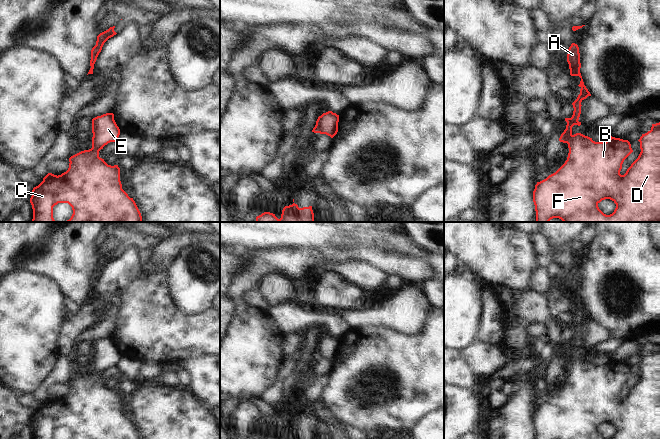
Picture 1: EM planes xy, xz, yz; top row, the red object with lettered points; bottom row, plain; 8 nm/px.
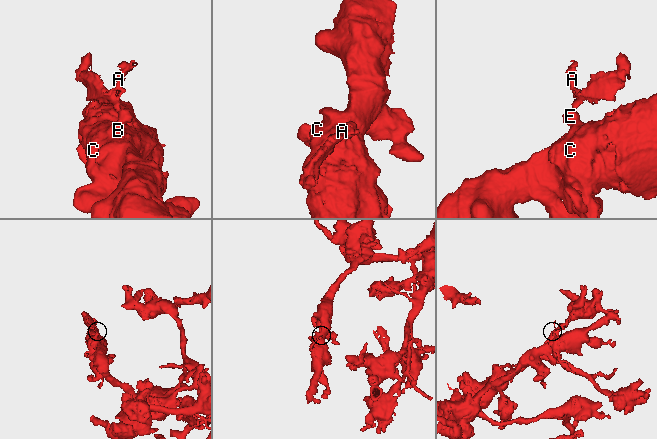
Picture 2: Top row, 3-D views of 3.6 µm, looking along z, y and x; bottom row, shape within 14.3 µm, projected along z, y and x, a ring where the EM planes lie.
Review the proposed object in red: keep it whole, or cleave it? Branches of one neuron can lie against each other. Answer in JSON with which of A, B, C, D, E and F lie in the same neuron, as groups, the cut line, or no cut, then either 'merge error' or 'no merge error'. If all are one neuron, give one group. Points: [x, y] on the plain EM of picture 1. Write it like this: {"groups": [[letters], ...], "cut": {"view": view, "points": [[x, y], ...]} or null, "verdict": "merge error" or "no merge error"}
{"groups": [["A"], ["B", "C", "D", "E", "F"]], "cut": {"view": "yz", "points": [[569, 342], [577, 344]]}, "verdict": "merge error"}

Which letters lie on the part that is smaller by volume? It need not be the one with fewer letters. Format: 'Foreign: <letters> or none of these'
Foreign: A

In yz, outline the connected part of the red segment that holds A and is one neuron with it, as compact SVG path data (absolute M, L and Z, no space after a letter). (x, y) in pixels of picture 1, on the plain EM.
M572 267L571 270L568 273L568 278L567 278L567 286L569 288L569 293L570 293L570 299L571 300L579 300L581 302L580 308L578 309L580 313L580 318L578 319L577 323L572 327L574 335L573 339L570 342L571 344L579 344L580 338L581 338L581 326L586 323L588 320L591 320L590 316L584 309L581 297L580 297L580 292L581 292L581 287L580 287L580 277L579 277L579 271L577 268Z

